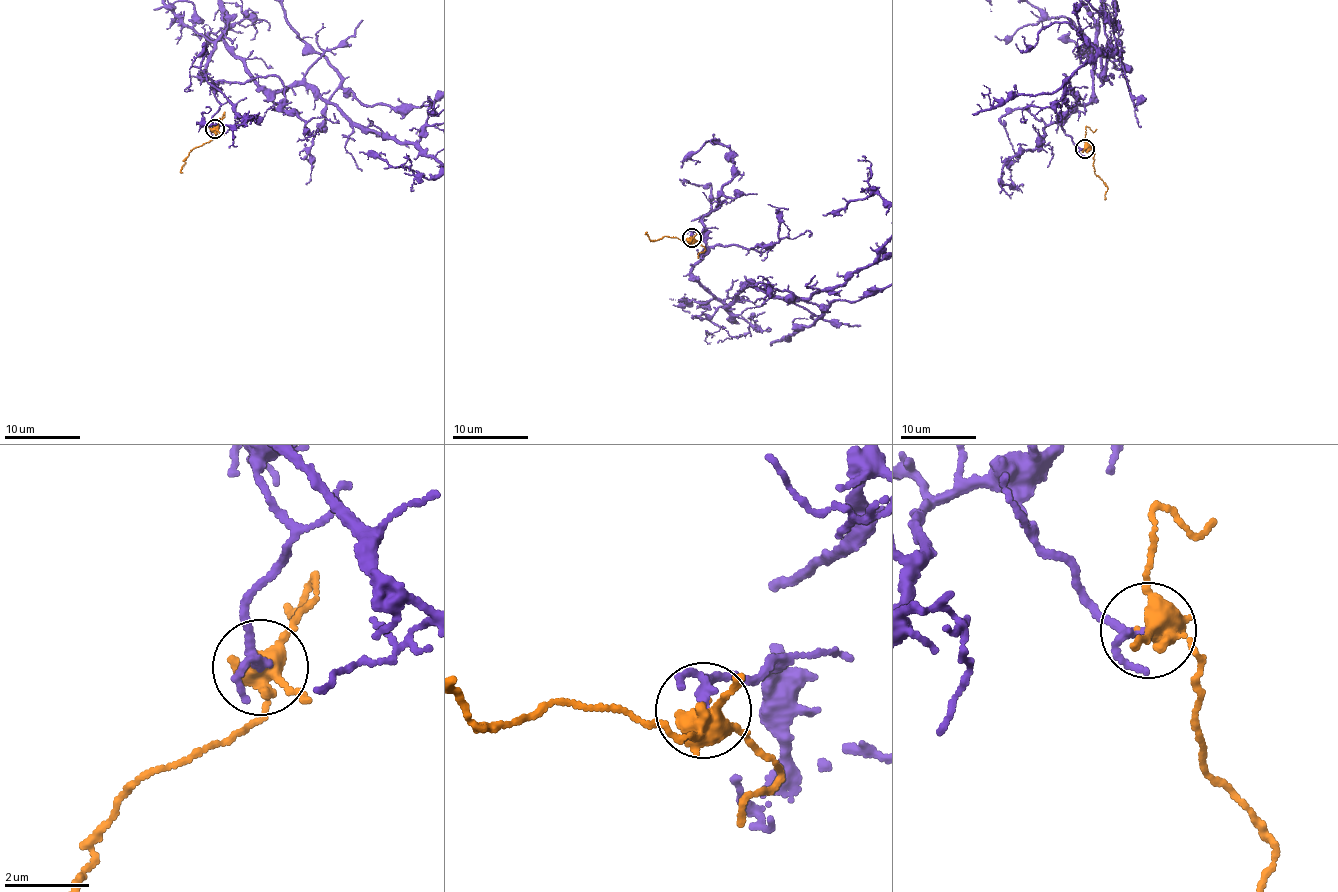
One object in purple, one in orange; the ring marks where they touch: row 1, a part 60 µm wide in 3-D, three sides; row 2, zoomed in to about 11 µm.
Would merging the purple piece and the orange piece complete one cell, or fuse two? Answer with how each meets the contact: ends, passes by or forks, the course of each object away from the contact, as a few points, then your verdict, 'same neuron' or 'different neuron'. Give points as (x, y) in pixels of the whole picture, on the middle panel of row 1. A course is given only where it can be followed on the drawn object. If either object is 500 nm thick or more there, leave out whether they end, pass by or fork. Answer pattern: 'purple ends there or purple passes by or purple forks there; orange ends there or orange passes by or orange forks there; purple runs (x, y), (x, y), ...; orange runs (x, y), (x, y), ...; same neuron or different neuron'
purple passes by; orange forks there; purple runs (692, 237), (692, 273), (751, 335), (832, 307), (754, 325); orange runs (692, 237), (687, 243), (664, 236), (652, 241), (647, 231); same neuron

